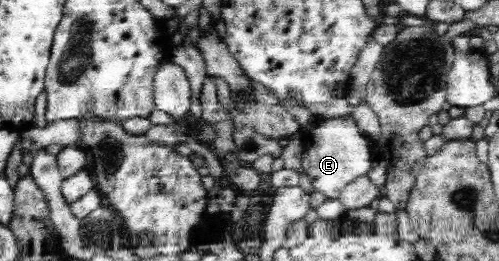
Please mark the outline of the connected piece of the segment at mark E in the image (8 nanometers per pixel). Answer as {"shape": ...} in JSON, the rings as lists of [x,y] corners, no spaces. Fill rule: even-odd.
{"shape":[[[319,118],[318,122],[314,128],[303,132],[305,150],[301,161],[302,169],[314,185],[314,190],[324,193],[327,199],[334,200],[356,178],[368,175],[372,170],[375,155],[372,143],[358,129],[354,120]]]}

